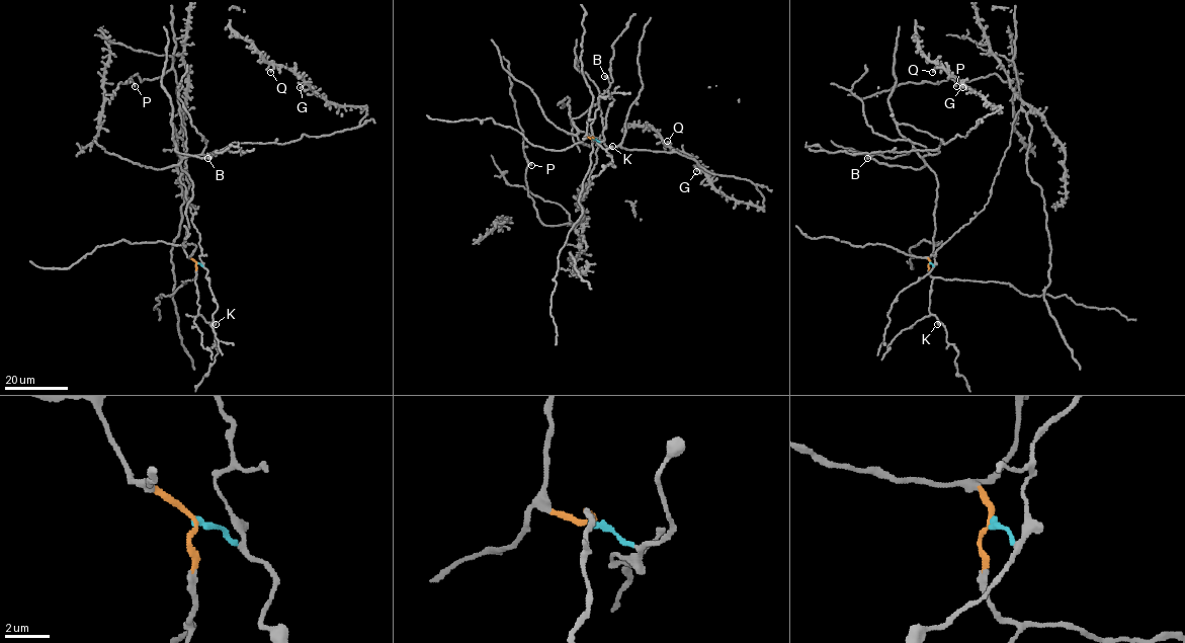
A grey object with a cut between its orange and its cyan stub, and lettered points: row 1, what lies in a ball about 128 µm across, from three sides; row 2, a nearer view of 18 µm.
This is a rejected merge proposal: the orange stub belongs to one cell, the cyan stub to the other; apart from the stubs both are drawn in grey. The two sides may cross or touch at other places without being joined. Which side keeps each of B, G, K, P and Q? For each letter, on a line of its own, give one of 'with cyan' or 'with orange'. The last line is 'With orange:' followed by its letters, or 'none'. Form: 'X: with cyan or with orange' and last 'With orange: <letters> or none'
B: with orange
G: with orange
K: with orange
P: with cyan
Q: with orange
With orange: B, G, K, Q

